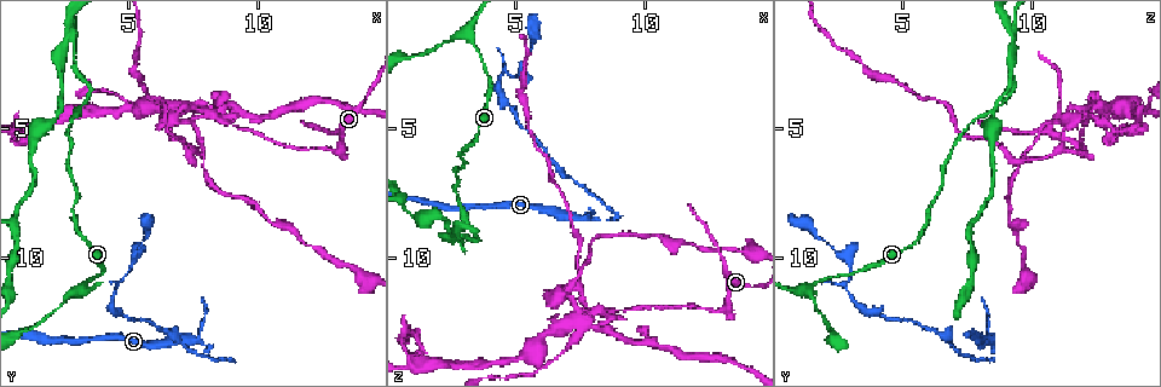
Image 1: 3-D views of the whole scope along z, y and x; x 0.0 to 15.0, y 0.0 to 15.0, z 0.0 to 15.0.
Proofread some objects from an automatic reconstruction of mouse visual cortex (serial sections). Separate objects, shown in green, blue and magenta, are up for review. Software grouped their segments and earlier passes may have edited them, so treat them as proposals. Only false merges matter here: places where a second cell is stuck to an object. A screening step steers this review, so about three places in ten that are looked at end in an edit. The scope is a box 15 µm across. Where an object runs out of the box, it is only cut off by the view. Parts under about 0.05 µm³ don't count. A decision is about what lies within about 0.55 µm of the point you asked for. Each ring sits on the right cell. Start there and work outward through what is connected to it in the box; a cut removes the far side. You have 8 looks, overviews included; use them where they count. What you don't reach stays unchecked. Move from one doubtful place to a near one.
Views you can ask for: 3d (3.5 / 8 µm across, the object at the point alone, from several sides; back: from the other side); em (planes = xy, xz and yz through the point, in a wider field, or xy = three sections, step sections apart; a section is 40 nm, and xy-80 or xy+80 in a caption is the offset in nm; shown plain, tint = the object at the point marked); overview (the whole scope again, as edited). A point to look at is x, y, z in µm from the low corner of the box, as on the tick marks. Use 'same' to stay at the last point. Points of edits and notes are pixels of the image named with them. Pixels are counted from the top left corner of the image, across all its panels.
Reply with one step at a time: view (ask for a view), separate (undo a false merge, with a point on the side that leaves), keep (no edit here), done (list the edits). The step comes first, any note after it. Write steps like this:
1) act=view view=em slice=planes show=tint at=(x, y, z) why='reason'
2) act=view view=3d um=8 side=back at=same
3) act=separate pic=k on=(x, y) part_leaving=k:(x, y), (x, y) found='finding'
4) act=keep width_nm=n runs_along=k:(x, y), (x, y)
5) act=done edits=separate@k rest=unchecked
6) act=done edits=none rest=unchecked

act=view view=3d um=3.5 at=(3.1, 11.2, 1.4) why='a fork'

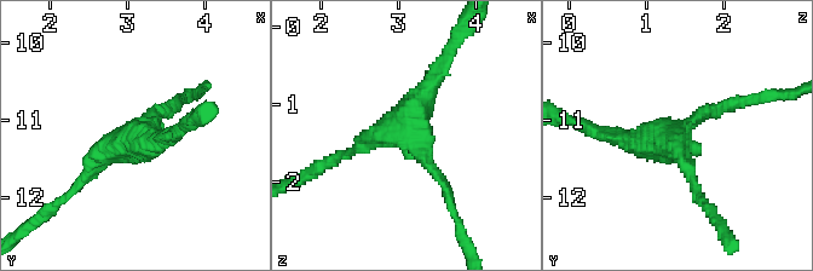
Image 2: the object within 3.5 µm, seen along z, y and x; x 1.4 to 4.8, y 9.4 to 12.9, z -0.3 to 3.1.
act=view view=em slice=xy step=5 show=tint at=(3.15, 11.20, 1.35) arms=3 arm_widths_nm=150,200,200 why='now the EM'

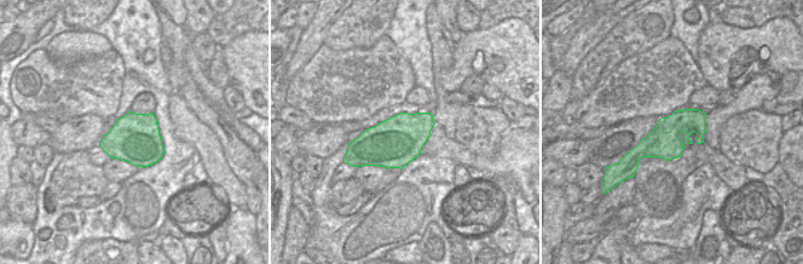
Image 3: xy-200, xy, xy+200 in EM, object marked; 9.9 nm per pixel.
act=keep runs_along=2:(176, 105), (79, 184) found='continuous, no second cell'

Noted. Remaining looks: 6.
act=view view=3d um=3.5 at=(7.3, 13.2, 8.5) why='thick turns thin'

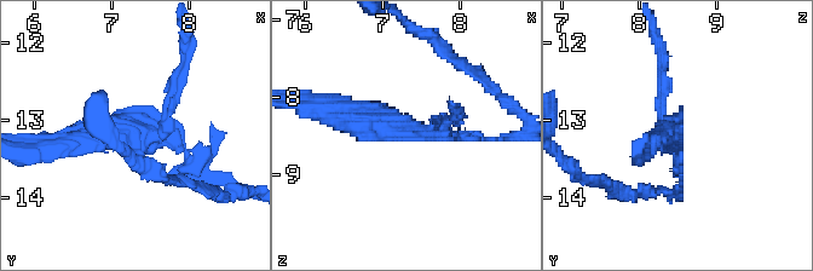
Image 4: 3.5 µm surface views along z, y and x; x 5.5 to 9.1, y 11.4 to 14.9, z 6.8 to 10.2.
act=view view=em slice=xy step=2 show=tint at=(7.35, 13.20, 8.40)

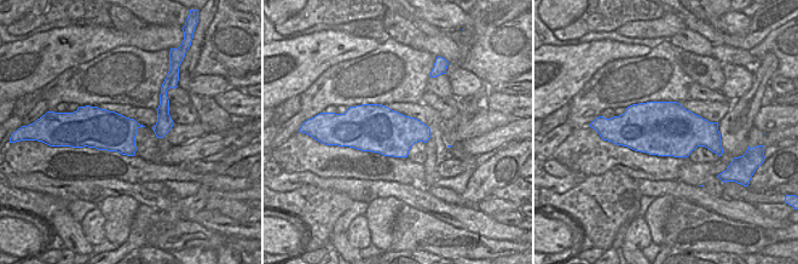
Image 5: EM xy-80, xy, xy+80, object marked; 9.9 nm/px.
act=separate pic=4 on=(176, 84) part_leaving=4:(162, 137), (252, 192) found='two cells meet here'

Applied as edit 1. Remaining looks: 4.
act=view view=overview why='see it whole again'

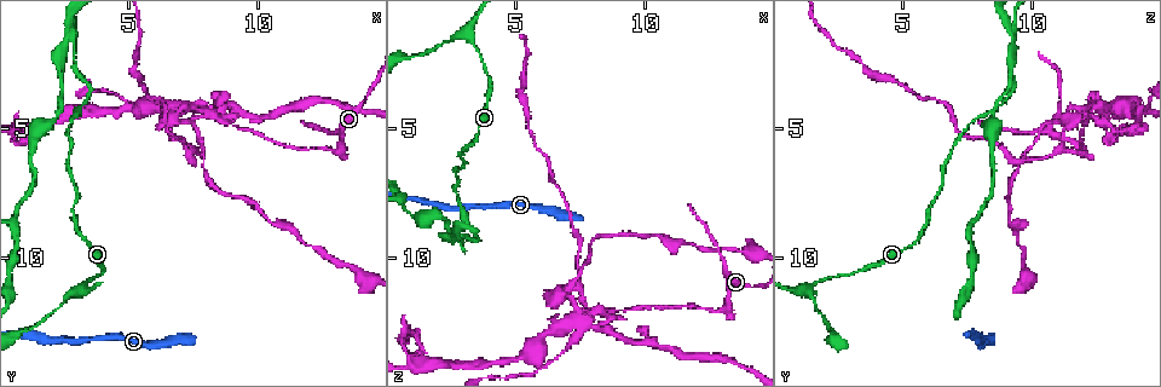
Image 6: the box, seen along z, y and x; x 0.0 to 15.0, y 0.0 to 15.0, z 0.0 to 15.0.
act=view view=3d um=8 at=(13.0, 5.8, 12.0) why='sharp bend'

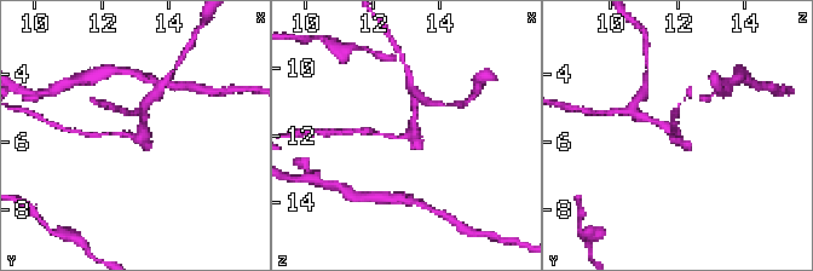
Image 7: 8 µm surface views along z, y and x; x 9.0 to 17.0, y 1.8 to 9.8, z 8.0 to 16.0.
act=view view=3d um=3.5 at=(13.0, 5.8, 12.0)

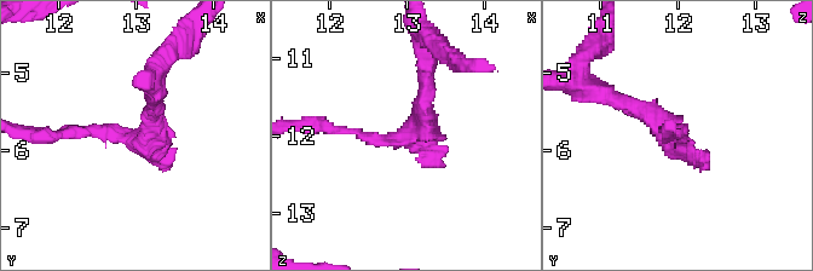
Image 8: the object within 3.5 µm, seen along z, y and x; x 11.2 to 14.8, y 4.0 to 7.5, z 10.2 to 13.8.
act=keep runs_along=8:(427, 75), (404, 137), (334, 131) found='all the same cell'

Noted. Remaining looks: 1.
act=done edits=separate@4 rest=unchecked

